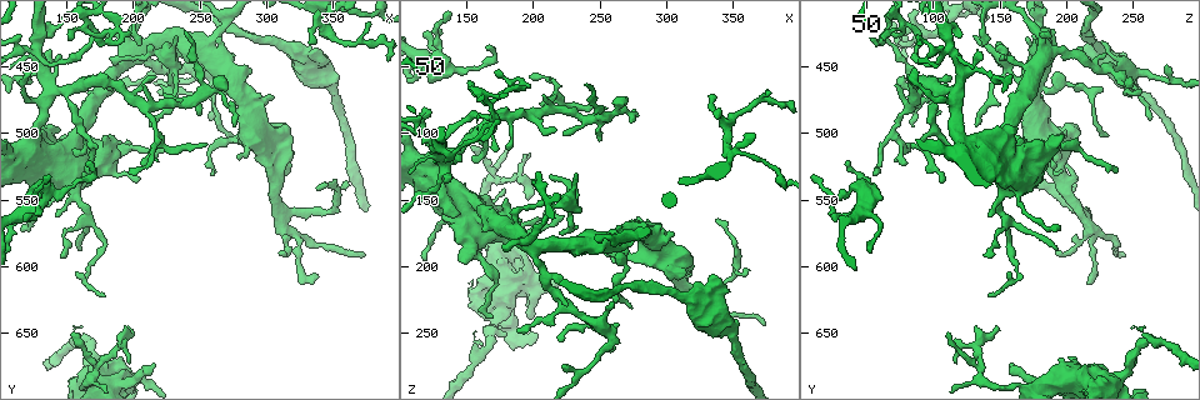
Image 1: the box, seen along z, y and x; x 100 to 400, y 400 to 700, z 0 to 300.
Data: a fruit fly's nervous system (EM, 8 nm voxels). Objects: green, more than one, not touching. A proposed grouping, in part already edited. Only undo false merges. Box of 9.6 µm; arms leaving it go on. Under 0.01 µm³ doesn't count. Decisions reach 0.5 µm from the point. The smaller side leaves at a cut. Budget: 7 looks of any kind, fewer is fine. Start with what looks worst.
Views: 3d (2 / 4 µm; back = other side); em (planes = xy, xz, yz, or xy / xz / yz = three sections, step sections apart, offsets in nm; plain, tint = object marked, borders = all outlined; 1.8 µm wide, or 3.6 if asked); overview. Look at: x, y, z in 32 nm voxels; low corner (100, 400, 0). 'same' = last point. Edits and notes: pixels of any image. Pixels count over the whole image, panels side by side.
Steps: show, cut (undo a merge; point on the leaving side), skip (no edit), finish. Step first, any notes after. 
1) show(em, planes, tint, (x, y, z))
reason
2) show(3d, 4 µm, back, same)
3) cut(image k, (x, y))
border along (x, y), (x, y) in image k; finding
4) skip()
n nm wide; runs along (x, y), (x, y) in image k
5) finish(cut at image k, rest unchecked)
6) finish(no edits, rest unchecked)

show(3d, 4 µm, (172, 678, 136))
arms part here

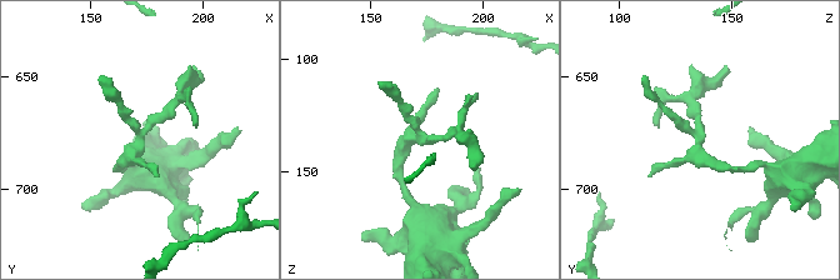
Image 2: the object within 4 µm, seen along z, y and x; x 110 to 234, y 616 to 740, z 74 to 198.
show(em, xy, step 4, tint, (172, 679, 135))

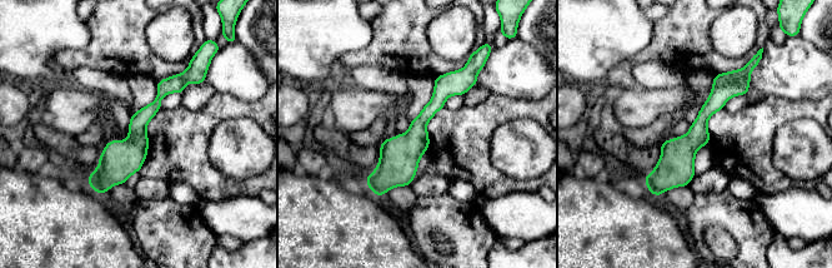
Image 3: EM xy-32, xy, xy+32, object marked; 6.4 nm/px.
skip()
200 nm wide; runs along (741, 75), (652, 189) in image 3; all the same neuron

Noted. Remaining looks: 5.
show(em, planes, plain, (194, 682, 210))
thick turns thin

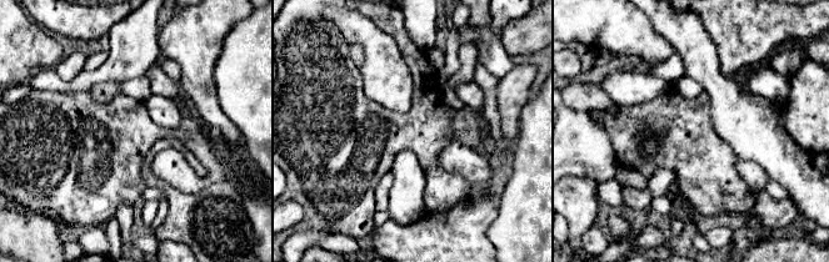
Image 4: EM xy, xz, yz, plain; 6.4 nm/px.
show(em, planes, tint, same)

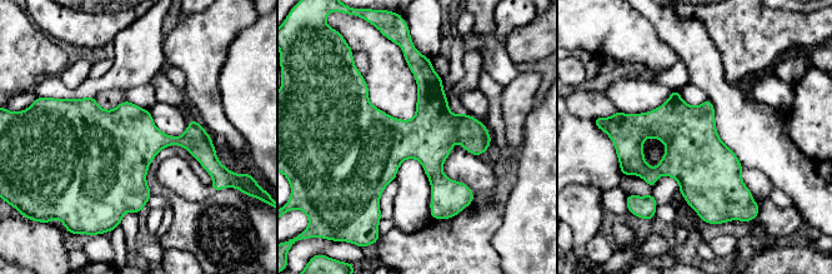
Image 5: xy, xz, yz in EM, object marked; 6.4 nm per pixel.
skip()
continuous, no second neuron

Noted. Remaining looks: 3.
show(3d, 4 µm, back, (350, 466, 254))
sudden change in width

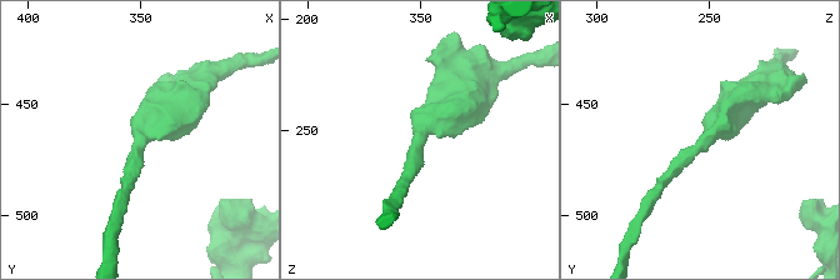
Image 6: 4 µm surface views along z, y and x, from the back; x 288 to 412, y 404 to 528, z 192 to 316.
show(em, 3.6 µm, planes, tint, (351, 467, 254))
arms of 180, 500 nm

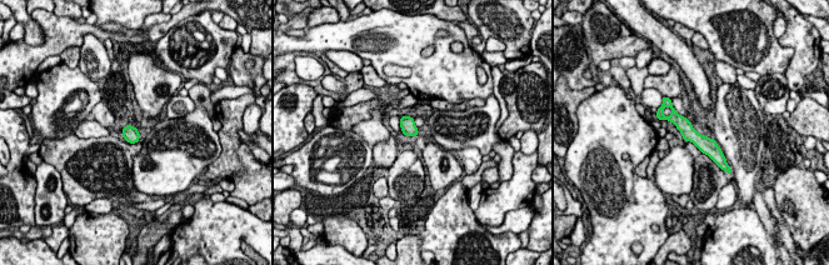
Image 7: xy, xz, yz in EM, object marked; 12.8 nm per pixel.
skip()
all the same neuron

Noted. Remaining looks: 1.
finish(no edits, rest unchecked)

